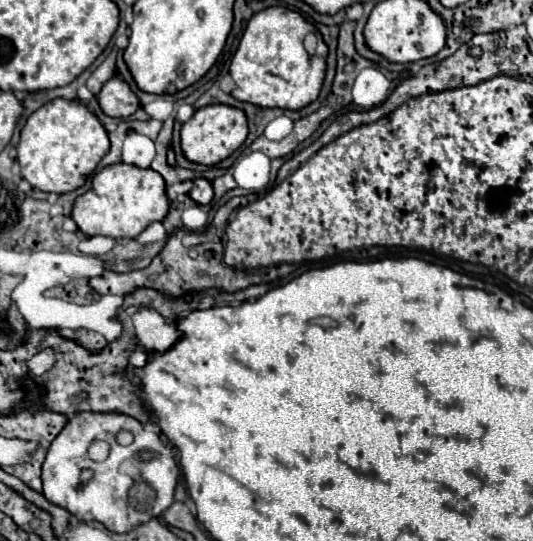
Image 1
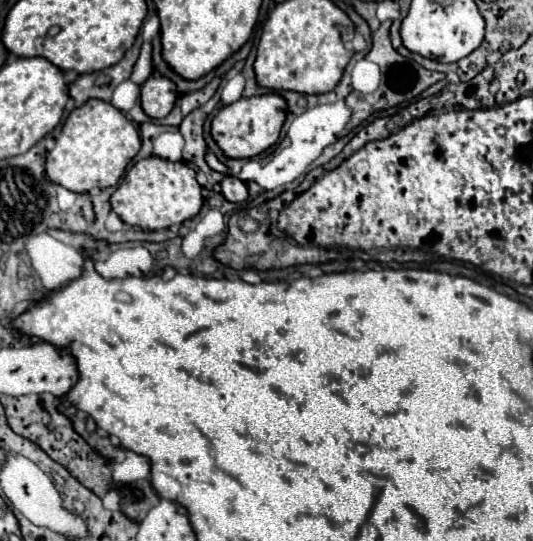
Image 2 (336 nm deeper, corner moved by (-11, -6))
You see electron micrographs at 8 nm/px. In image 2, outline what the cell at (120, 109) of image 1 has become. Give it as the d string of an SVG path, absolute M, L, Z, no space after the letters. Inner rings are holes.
M153 74L141 84L141 108L149 118L163 118L177 100L177 88L171 80Z

